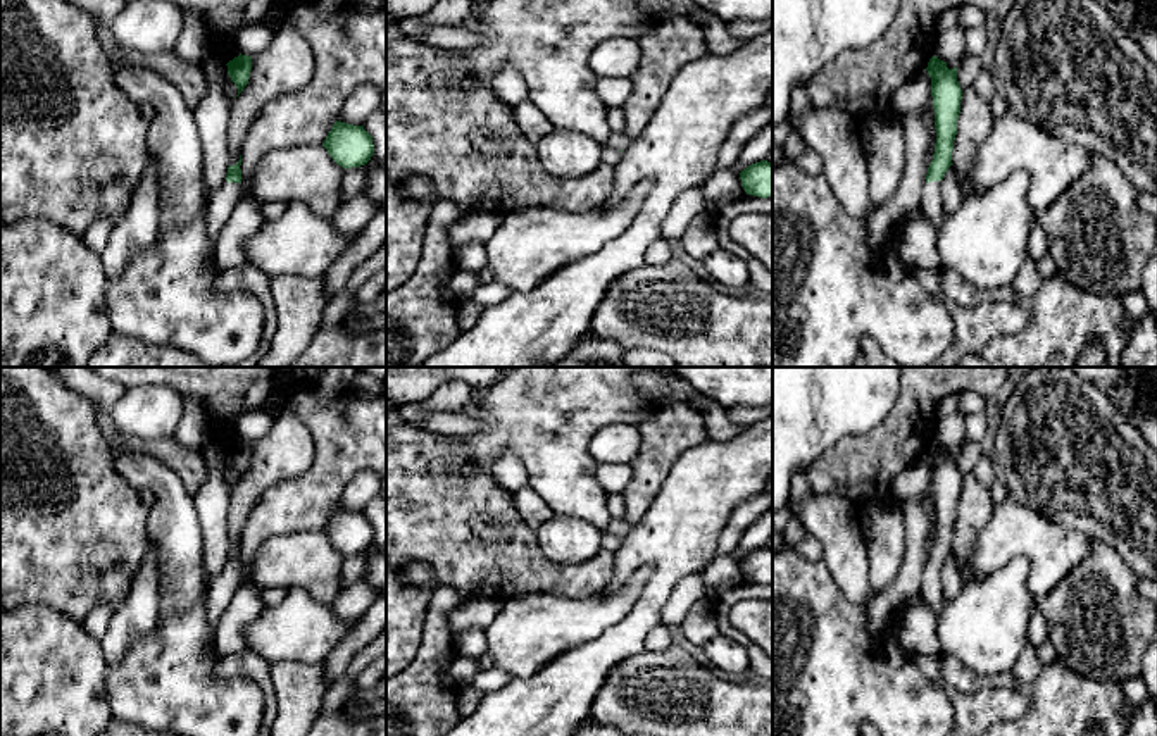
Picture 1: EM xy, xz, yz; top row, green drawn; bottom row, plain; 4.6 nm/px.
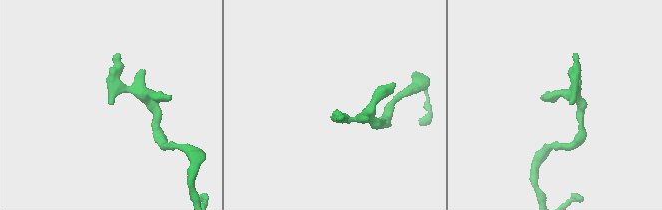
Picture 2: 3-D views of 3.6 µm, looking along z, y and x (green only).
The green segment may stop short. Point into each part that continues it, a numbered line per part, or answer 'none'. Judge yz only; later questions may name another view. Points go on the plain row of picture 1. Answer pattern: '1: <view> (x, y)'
1: yz (930, 590)

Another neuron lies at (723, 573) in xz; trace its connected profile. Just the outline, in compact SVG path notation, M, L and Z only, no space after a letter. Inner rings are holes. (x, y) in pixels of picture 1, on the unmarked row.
M733 555L714 557L700 576L705 584L705 598L709 600L722 596L726 591L745 581L740 560Z

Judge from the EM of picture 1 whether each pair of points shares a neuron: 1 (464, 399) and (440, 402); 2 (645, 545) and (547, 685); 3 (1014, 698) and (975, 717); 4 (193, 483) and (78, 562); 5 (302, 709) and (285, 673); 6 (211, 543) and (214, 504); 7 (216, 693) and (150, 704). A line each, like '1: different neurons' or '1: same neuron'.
1: same neuron
2: same neuron
3: same neuron
4: different neurons
5: same neuron
6: same neuron
7: same neuron

